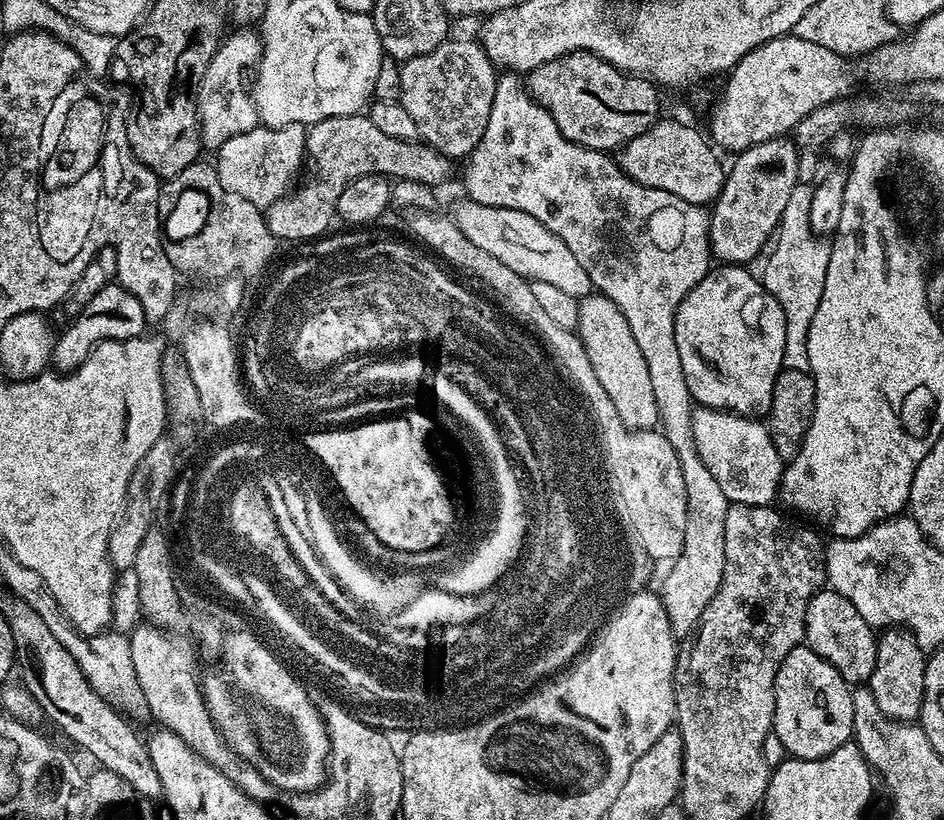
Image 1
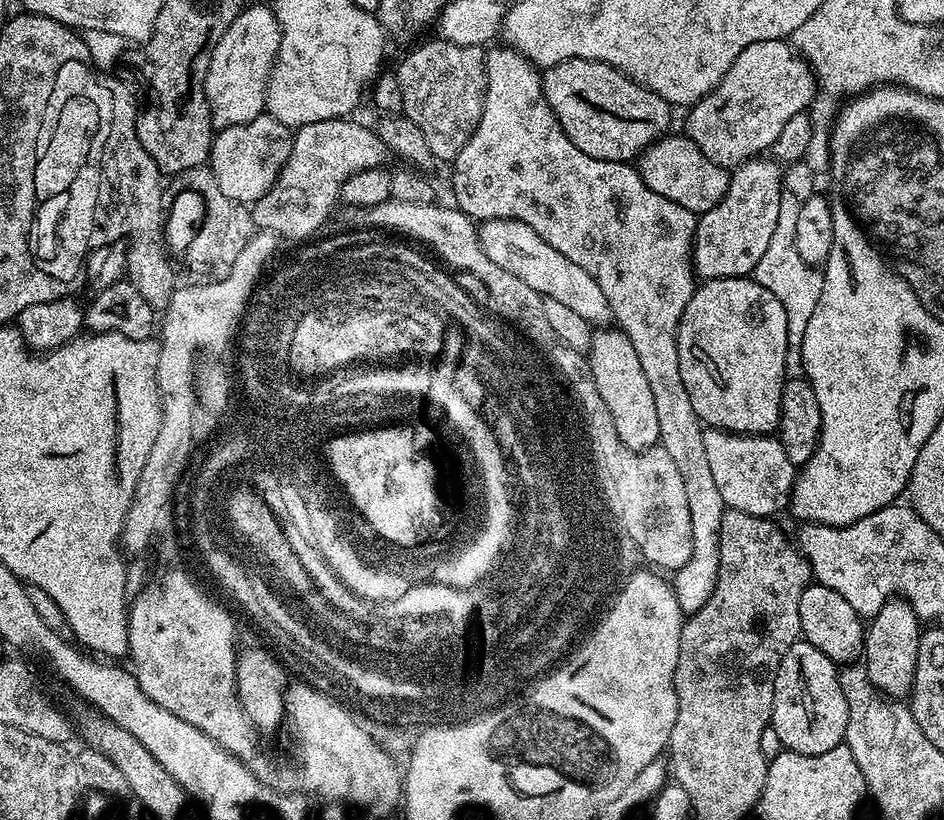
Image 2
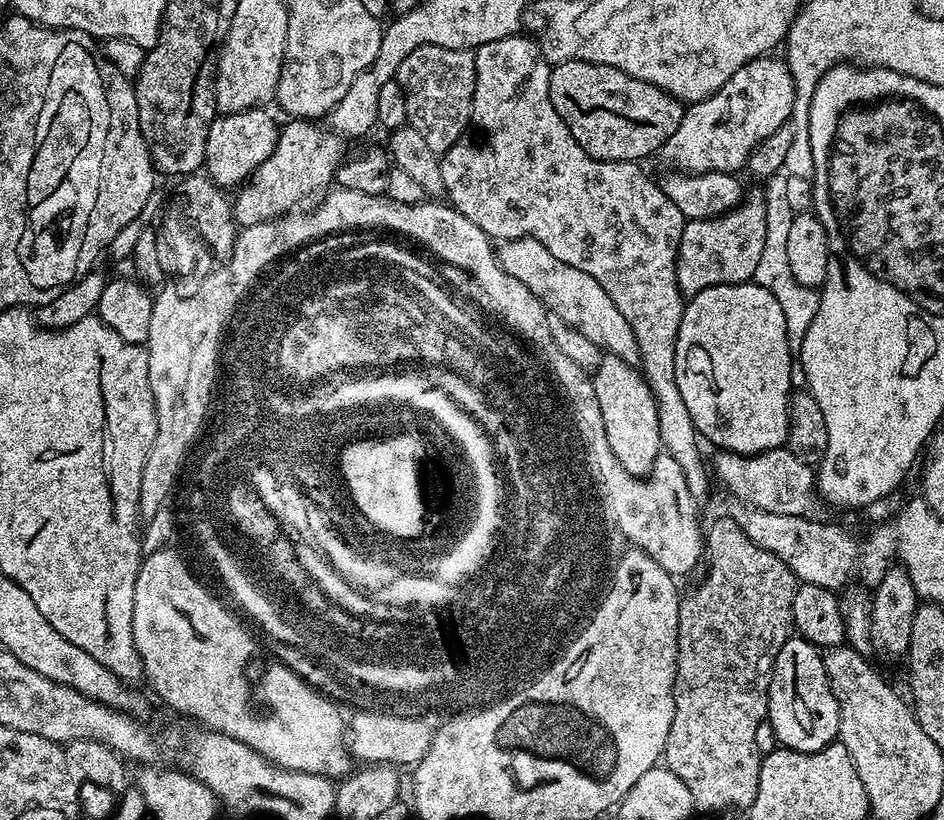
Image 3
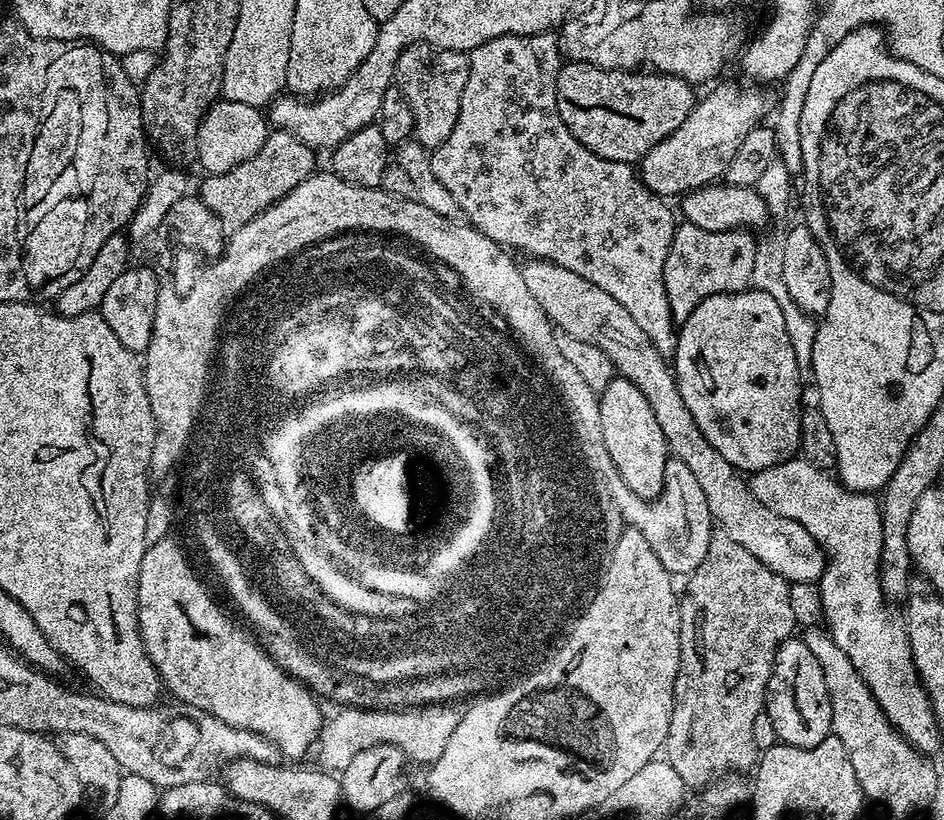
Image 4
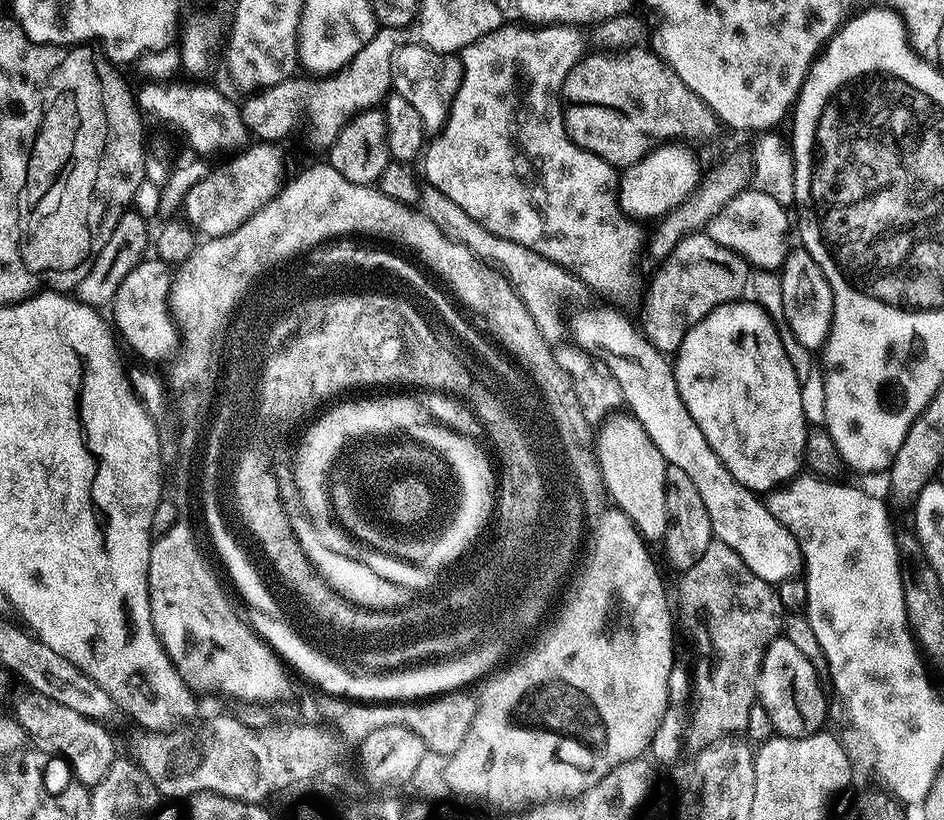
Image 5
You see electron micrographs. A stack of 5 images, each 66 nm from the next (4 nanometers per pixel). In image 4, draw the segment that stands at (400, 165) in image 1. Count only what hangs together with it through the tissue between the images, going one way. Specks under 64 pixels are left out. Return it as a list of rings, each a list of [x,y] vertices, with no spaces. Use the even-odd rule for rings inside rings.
[[[279,130],[269,131],[266,142],[254,158],[246,158],[234,170],[222,174],[208,174],[200,184],[198,195],[208,209],[219,218],[221,225],[240,228],[262,214],[271,204],[294,190],[307,176],[313,175],[317,153],[303,144],[294,134]]]

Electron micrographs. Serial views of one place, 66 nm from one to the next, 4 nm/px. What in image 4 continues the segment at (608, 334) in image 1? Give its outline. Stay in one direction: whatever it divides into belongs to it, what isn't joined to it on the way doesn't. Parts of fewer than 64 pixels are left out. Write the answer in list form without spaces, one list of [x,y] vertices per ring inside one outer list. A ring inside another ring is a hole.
[[[616,374],[603,392],[599,393],[598,405],[602,442],[610,462],[620,475],[621,482],[635,496],[643,500],[652,499],[663,484],[664,467],[670,459],[670,453],[664,436],[653,418],[653,412],[649,410],[649,403],[632,382]]]

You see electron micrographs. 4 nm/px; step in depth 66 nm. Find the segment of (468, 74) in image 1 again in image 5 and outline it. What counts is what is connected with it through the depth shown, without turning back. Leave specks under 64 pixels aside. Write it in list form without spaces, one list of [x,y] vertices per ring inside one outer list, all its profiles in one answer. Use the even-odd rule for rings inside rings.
[[[419,42],[401,43],[392,59],[392,87],[414,106],[414,110],[418,110],[424,131],[428,134],[439,134],[443,130],[463,73],[459,55],[435,52]]]

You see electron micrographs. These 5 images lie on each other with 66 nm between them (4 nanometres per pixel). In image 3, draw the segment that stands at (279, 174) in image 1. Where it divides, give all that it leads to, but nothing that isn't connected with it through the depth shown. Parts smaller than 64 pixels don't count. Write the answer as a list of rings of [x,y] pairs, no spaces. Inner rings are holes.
[[[251,108],[241,112],[226,112],[217,115],[206,138],[206,174],[221,189],[232,190],[244,183],[270,154],[280,137],[280,128],[274,117],[264,108]]]

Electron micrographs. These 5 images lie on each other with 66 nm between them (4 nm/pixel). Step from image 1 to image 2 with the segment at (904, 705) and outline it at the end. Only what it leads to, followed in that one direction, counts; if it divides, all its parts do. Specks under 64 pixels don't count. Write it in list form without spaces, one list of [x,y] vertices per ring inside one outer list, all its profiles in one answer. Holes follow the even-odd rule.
[[[899,598],[885,600],[882,610],[878,610],[878,614],[867,621],[862,663],[874,686],[885,696],[904,698],[911,693],[921,631],[920,617],[908,600]]]

